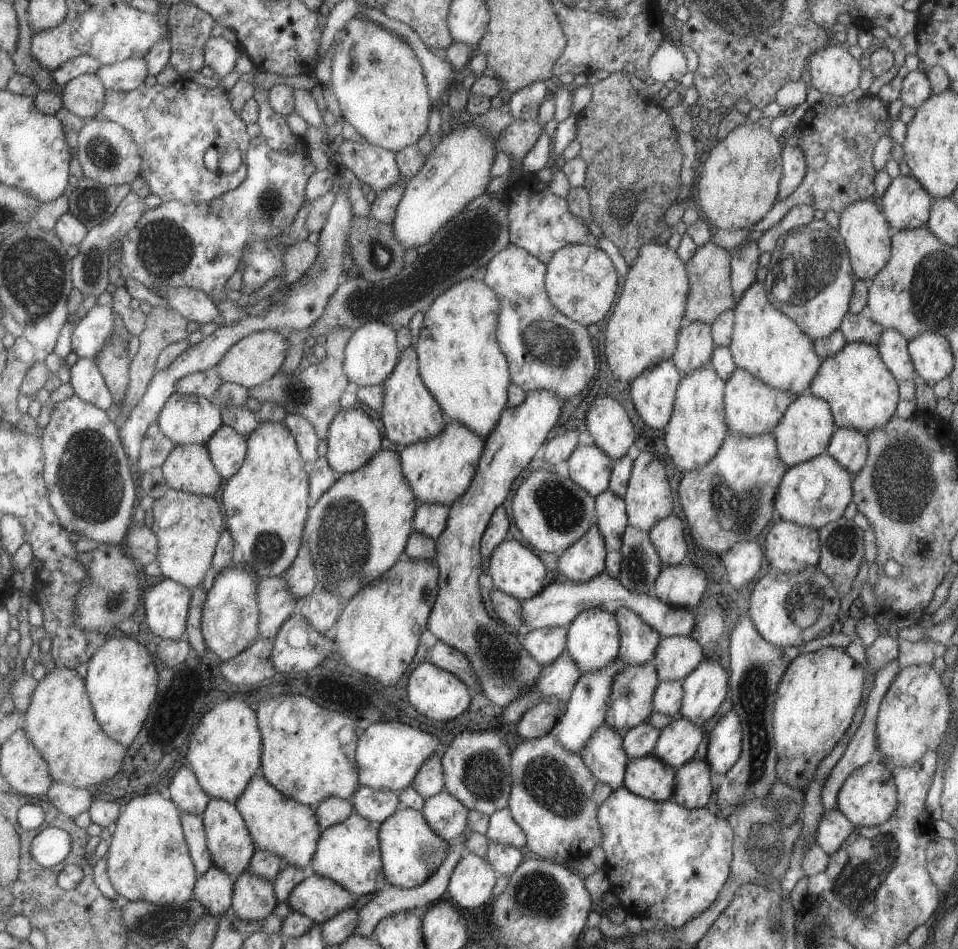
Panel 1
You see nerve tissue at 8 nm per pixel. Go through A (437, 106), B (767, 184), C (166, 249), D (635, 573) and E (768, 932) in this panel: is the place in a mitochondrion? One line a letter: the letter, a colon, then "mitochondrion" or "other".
A: other
B: other
C: mitochondrion
D: mitochondrion
E: other

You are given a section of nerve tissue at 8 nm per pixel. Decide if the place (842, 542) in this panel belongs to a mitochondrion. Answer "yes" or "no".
yes

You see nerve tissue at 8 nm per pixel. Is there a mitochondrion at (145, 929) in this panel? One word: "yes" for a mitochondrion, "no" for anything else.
yes

